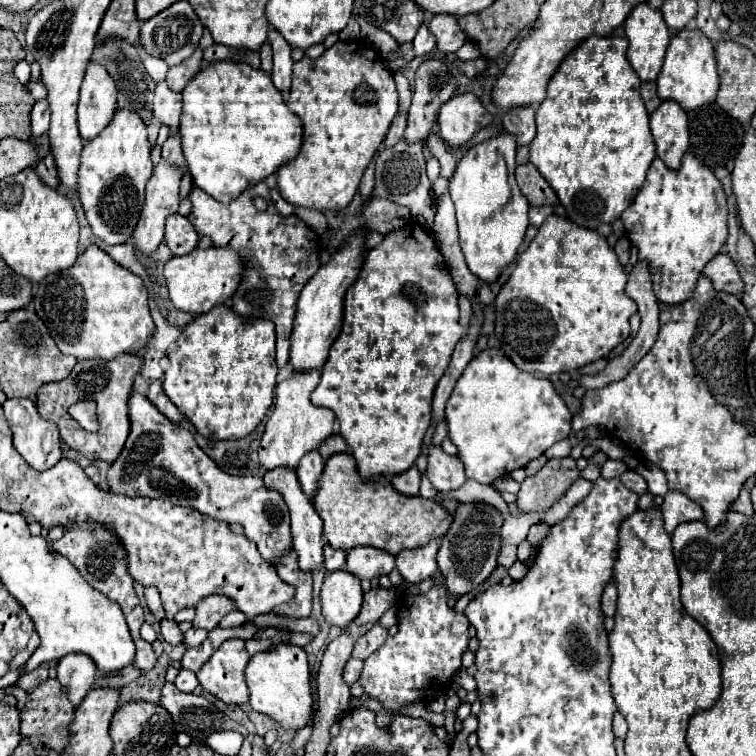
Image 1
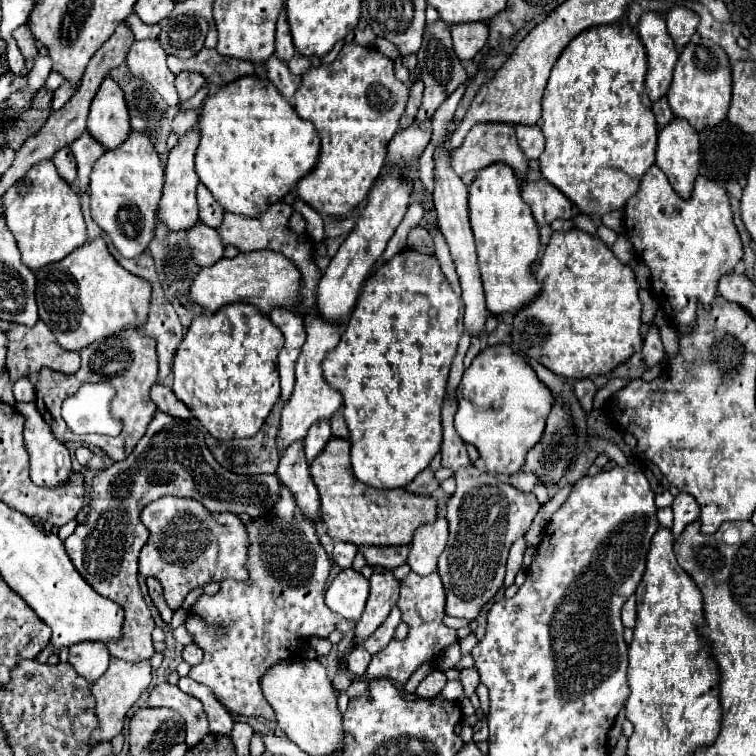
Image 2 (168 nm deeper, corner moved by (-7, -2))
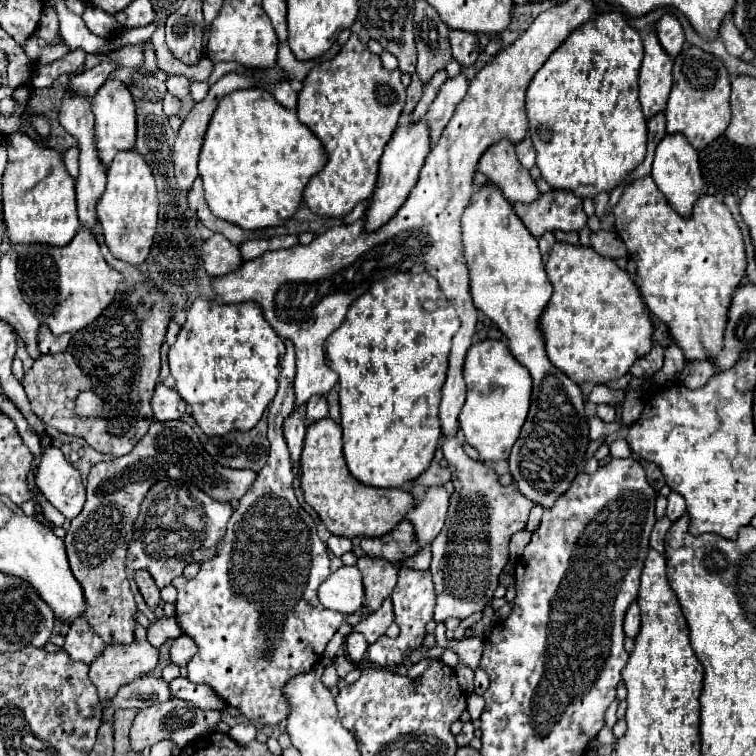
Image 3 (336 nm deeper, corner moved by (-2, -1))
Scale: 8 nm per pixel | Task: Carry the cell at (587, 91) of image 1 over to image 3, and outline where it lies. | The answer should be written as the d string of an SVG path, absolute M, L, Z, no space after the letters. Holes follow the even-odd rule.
M618 10L616 12L602 12L602 14L596 14L592 20L584 22L580 28L576 28L558 46L558 50L554 50L554 54L546 60L546 64L536 72L536 76L532 78L532 82L528 86L528 94L526 94L526 112L528 112L528 120L530 120L530 138L532 138L534 148L536 148L536 166L540 168L542 178L552 188L568 190L568 192L576 194L578 198L596 198L600 192L614 190L624 178L628 178L632 174L632 170L636 170L638 164L642 164L642 160L646 156L646 136L648 136L646 118L644 118L640 98L638 98L638 72L640 72L642 56L644 56L642 38L640 38L638 30L628 26L628 22L624 20L624 14Z

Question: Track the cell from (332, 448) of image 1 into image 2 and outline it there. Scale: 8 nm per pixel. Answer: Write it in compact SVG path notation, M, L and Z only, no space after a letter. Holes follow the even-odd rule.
M339 409L339 415L335 415L335 419L331 419L331 429L333 429L333 435L337 435L337 437L343 437L343 439L349 437L341 409Z

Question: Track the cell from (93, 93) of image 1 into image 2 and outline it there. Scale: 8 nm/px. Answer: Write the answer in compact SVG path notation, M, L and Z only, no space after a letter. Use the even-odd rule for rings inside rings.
M107 77L101 83L101 87L91 103L89 133L105 149L119 147L121 143L127 141L127 135L131 133L129 111L127 111L123 91L111 77Z

